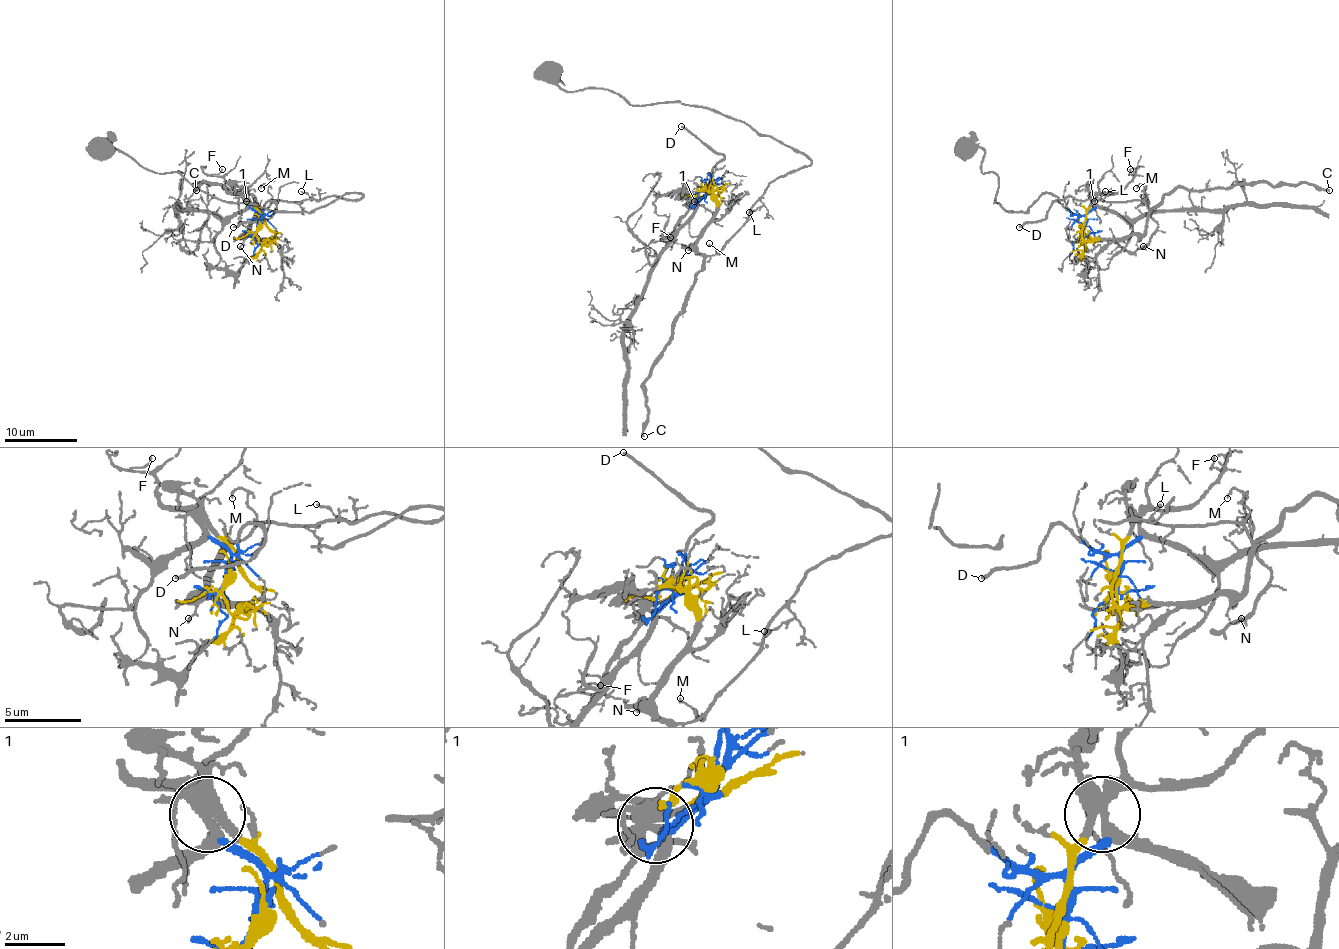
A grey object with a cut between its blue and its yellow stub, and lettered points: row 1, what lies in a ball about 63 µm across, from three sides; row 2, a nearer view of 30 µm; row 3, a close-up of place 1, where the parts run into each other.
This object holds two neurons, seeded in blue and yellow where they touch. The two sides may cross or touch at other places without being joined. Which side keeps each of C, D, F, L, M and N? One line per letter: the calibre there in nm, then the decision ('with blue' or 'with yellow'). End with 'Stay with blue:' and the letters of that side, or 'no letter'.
C: calibre 240 nm; with yellow
D: calibre 220 nm; with blue
F: calibre 120 nm; with blue
L: calibre 120 nm; with yellow
M: calibre 120 nm; with yellow
N: calibre 100 nm; with yellow
Stay with blue: D, F

